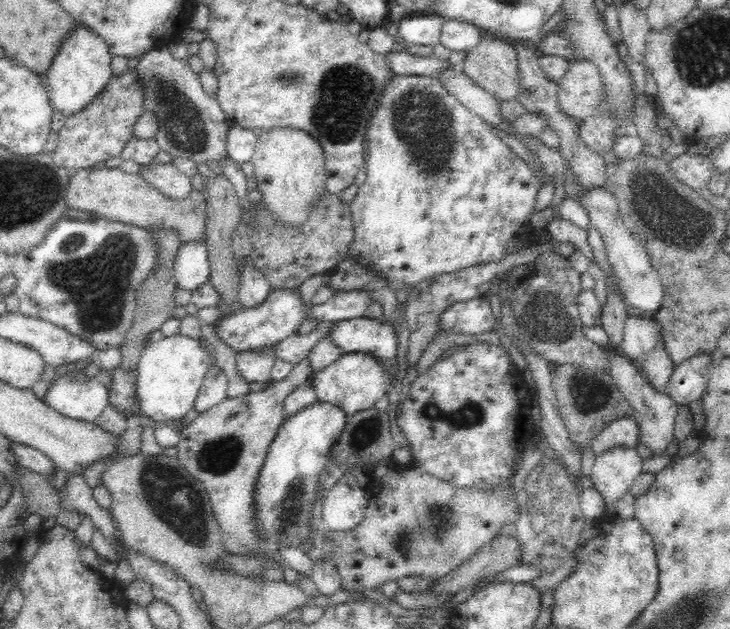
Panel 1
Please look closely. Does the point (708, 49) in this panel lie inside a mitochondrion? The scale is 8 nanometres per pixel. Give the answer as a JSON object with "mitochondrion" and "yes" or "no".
{"mitochondrion":"yes"}

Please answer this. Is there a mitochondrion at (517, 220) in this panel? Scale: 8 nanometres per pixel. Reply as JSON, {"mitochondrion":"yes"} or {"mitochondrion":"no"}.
{"mitochondrion":"no"}

